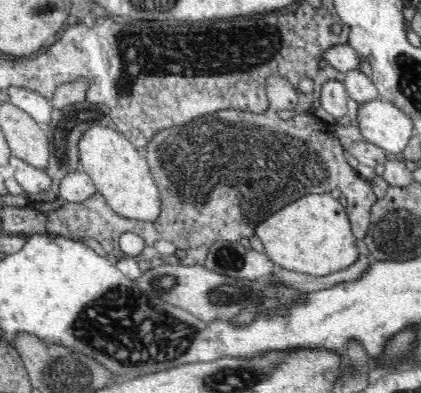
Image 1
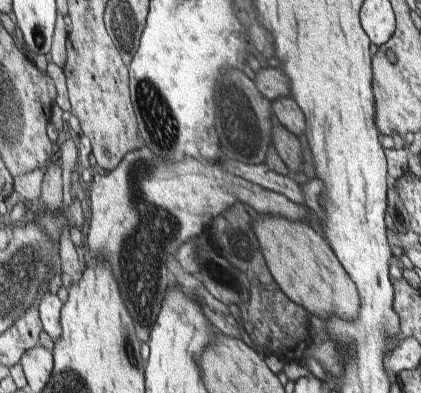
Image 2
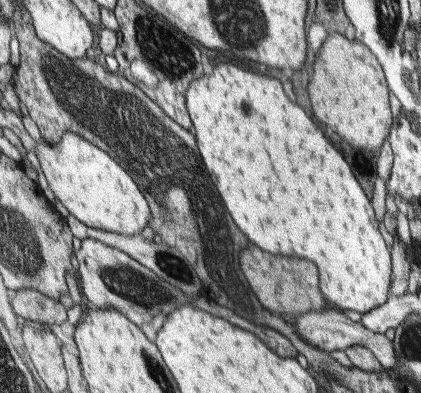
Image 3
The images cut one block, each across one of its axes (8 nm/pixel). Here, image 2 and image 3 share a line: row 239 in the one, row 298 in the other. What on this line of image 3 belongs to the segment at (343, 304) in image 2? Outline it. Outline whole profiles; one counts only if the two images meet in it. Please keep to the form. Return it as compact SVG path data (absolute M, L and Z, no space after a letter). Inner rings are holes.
M245 248L239 254L239 266L249 282L249 288L253 296L263 304L263 308L273 310L273 314L285 312L285 314L301 314L309 310L323 310L325 296L321 296L319 288L319 270L311 260L285 256L285 254L271 254L261 248Z

